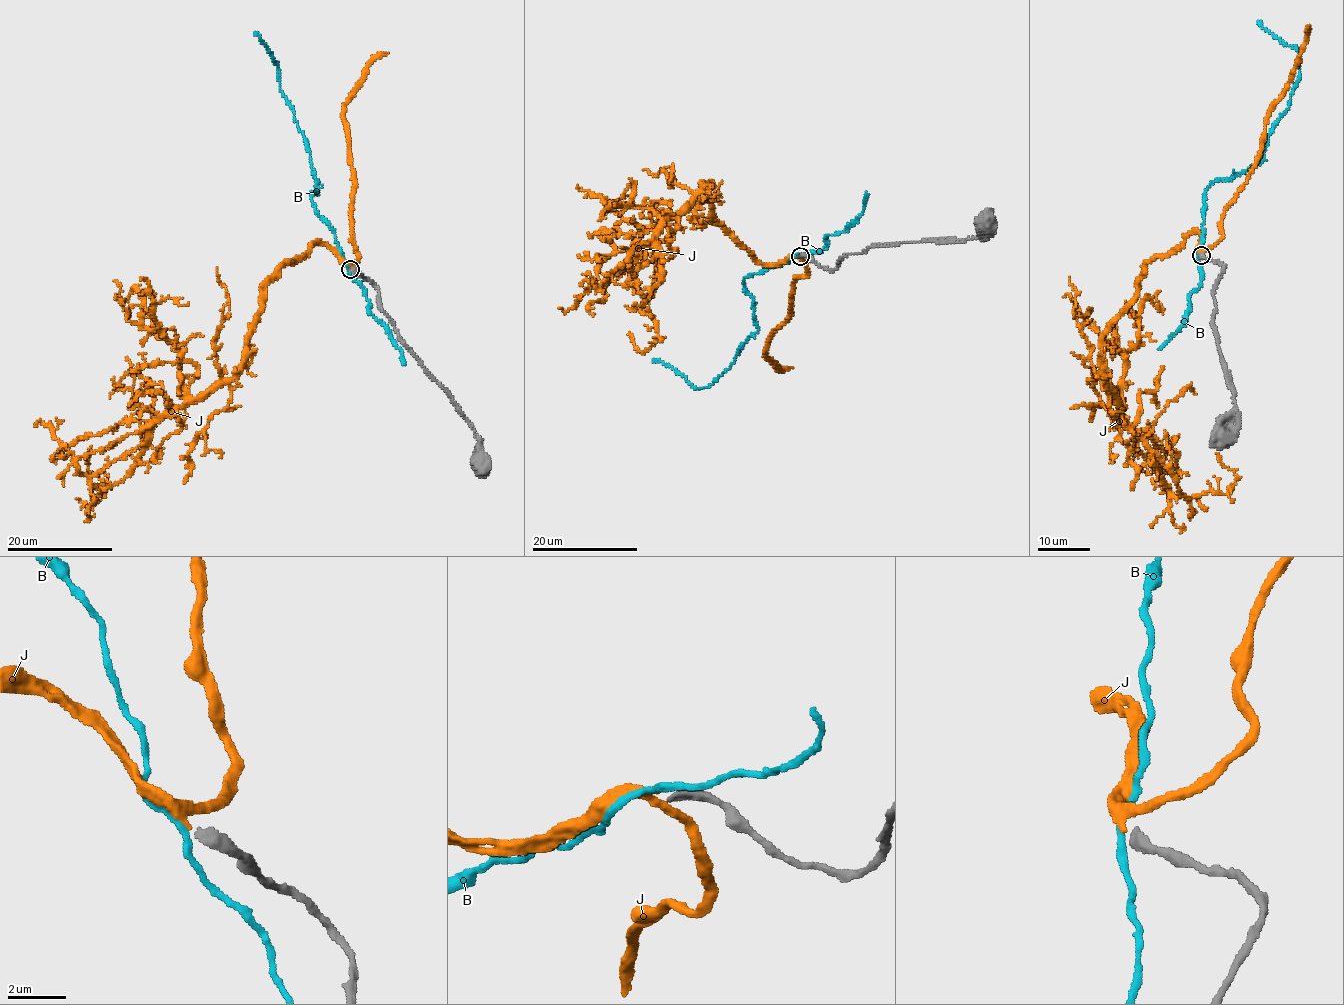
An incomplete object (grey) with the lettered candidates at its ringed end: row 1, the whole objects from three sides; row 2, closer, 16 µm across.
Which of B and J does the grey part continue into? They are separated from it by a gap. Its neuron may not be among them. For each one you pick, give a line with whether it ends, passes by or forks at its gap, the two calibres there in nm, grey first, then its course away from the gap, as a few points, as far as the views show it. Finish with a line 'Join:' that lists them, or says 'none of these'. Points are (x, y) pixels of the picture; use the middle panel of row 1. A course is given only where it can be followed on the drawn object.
J: it passes by; 360 nm thick on the grey side, 200 nm on the other; it runs (798, 254), (754, 259), (708, 219), (704, 183), (655, 235), (655, 342), (628, 332)
Join: J

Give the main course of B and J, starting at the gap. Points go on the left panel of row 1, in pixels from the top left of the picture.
B: (349, 269), (342, 262), (334, 230), (312, 201), (317, 180), (292, 108), (282, 93), (278, 66), (254, 31)
J: (349, 269), (317, 243), (286, 260), (262, 287), (239, 370), (154, 420), (136, 464), (104, 489), (90, 446)

